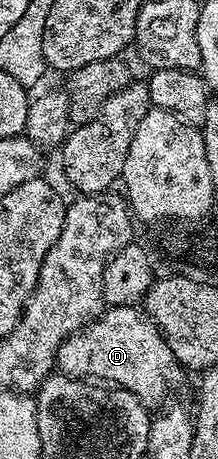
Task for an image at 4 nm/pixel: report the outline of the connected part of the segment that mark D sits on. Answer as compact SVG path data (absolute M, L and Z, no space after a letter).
M138 307L107 308L98 320L79 329L58 348L56 365L68 377L113 383L119 389L132 391L148 407L161 406L167 400L166 392L176 370L164 335Z

